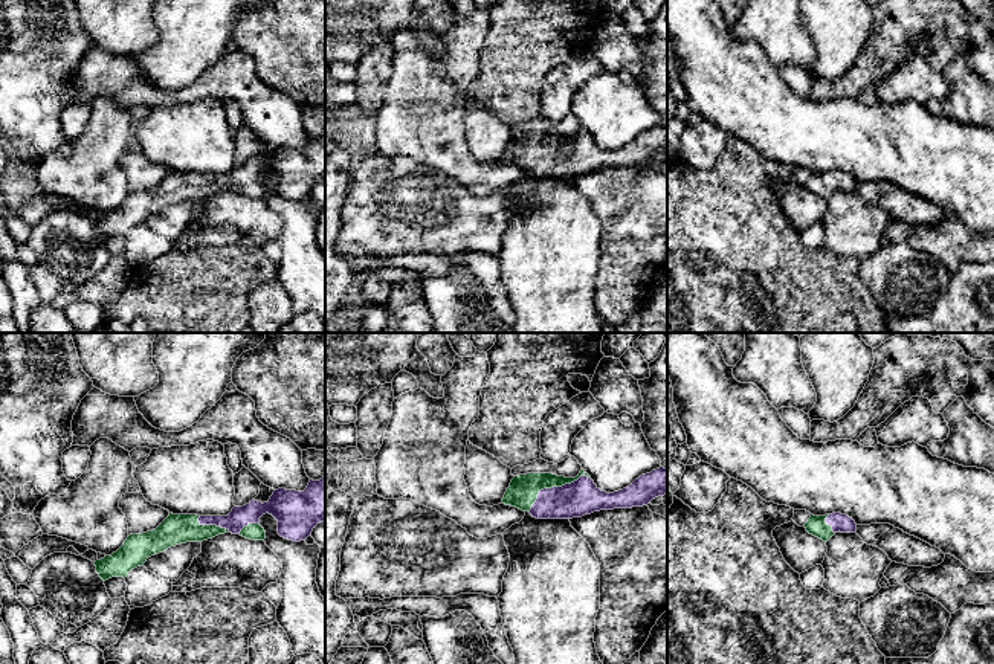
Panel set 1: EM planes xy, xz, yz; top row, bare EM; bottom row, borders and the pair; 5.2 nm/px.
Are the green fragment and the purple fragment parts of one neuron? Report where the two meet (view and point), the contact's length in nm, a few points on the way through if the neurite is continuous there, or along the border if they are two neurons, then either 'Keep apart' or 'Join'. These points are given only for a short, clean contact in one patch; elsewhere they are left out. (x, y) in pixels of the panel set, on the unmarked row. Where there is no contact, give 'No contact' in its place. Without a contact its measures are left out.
Touches green at xz (555, 144). Shared border 380 nm. Path across: xz (524, 147), (555, 144), (565, 154), (582, 154). Join

